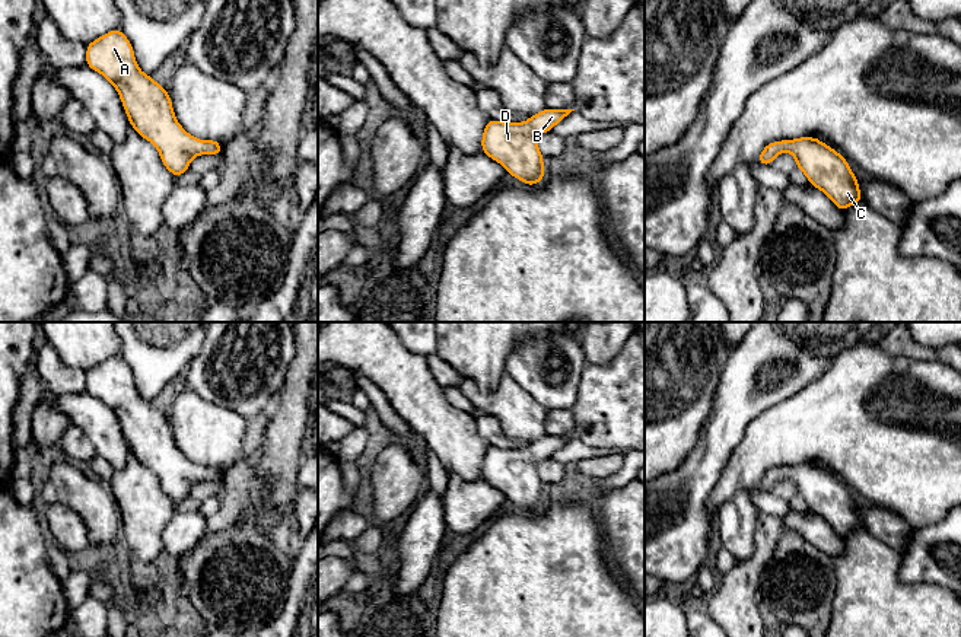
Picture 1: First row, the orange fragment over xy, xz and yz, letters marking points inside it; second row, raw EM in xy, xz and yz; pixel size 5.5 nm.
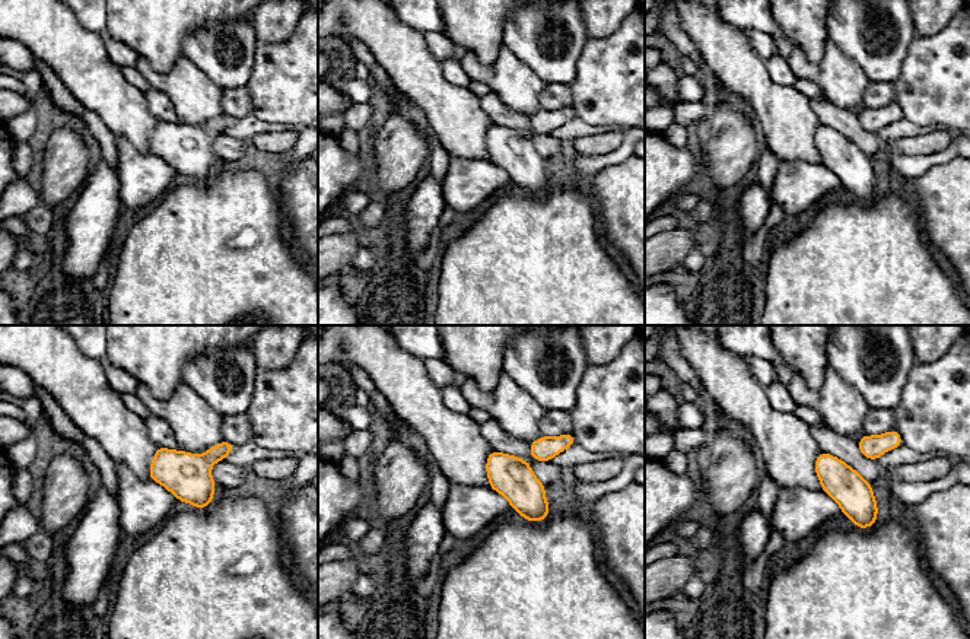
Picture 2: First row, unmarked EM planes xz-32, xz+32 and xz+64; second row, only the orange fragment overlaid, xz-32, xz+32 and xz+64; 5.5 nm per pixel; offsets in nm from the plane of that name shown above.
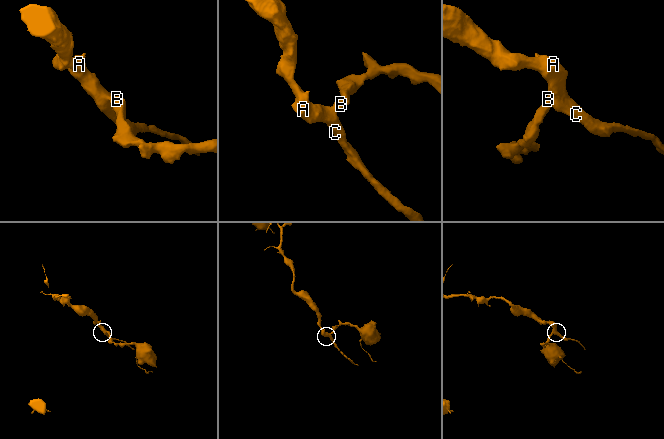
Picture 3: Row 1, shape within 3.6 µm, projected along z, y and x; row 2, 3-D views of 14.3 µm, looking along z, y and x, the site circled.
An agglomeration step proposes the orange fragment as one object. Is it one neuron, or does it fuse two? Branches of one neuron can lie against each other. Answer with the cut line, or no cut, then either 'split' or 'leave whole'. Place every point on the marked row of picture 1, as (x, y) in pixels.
no cut | leave whole

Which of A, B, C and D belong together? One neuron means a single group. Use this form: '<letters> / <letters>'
A B C D

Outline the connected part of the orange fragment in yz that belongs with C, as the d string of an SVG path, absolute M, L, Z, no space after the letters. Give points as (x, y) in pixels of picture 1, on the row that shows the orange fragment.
M799 137L766 144L757 162L770 166L783 152L793 155L809 184L821 189L834 206L844 211L850 206L863 201L857 178L849 168L849 162L834 149L817 137Z

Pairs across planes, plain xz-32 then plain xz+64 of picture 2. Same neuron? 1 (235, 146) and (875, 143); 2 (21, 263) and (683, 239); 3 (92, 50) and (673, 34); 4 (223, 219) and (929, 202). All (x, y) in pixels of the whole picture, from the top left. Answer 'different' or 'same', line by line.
1: same
2: different
3: different
4: different

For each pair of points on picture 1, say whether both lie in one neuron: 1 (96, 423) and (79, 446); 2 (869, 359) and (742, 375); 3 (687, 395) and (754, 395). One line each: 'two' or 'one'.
1: two
2: two
3: two

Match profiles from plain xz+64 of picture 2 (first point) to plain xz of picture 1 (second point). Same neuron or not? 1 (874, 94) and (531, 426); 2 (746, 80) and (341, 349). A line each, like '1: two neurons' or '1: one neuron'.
1: two neurons
2: one neuron

